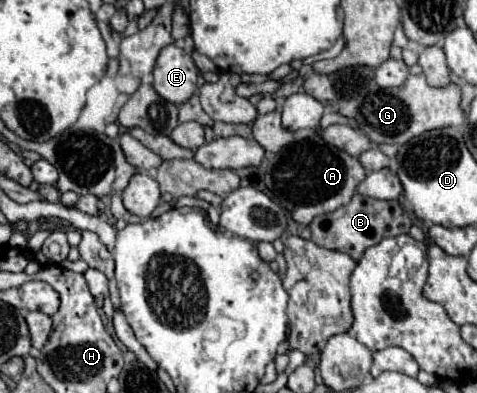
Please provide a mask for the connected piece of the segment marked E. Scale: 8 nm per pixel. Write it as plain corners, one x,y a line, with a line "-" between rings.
169,44
161,50
157,58
153,70
153,86
165,100
171,100
173,104
183,104
197,90
197,74
199,70
193,64
191,54
175,44

